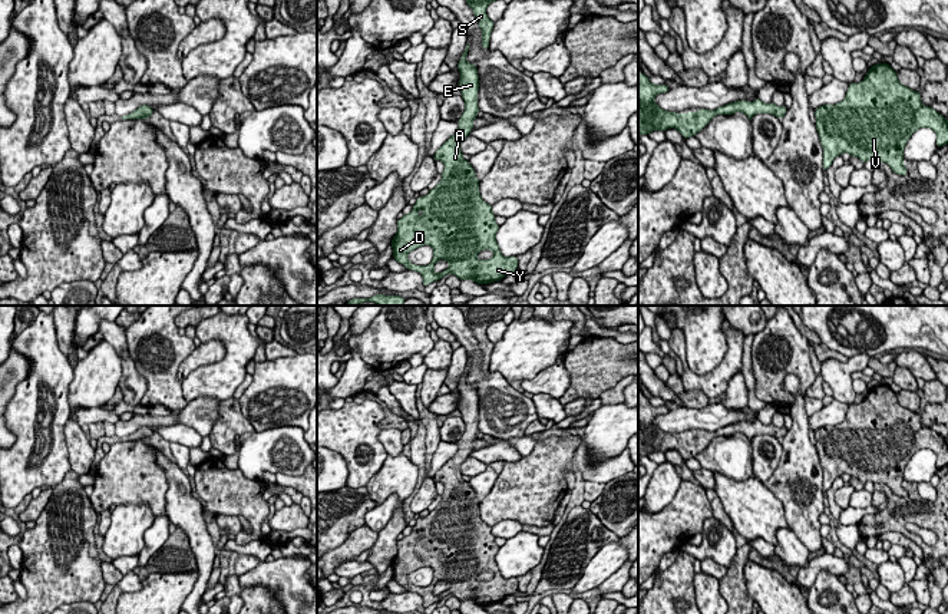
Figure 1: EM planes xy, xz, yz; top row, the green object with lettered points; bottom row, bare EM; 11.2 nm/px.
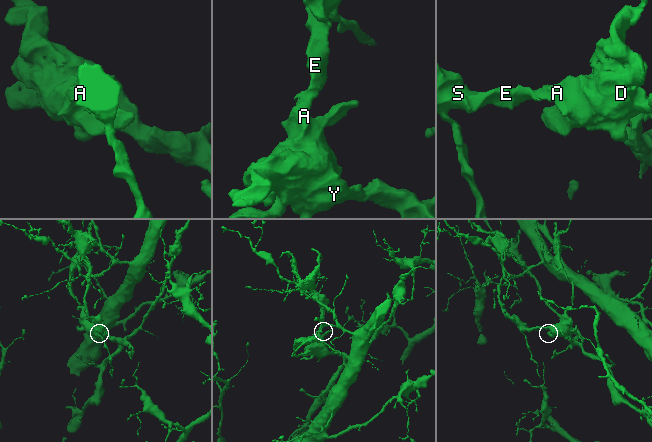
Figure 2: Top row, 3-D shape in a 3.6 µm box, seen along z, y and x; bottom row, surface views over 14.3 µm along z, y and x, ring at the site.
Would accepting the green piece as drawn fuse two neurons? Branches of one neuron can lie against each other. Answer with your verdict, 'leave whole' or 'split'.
split

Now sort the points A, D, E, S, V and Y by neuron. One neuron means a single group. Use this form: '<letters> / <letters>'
A D V Y / E S

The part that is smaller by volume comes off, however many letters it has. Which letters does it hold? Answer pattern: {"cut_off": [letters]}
{"cut_off": ["A", "D", "V", "Y"]}

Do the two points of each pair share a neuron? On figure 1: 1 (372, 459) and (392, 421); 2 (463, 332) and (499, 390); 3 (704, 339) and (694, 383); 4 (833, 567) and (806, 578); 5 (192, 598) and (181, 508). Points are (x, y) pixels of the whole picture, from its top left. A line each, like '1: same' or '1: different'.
1: different
2: same
3: different
4: same
5: same

